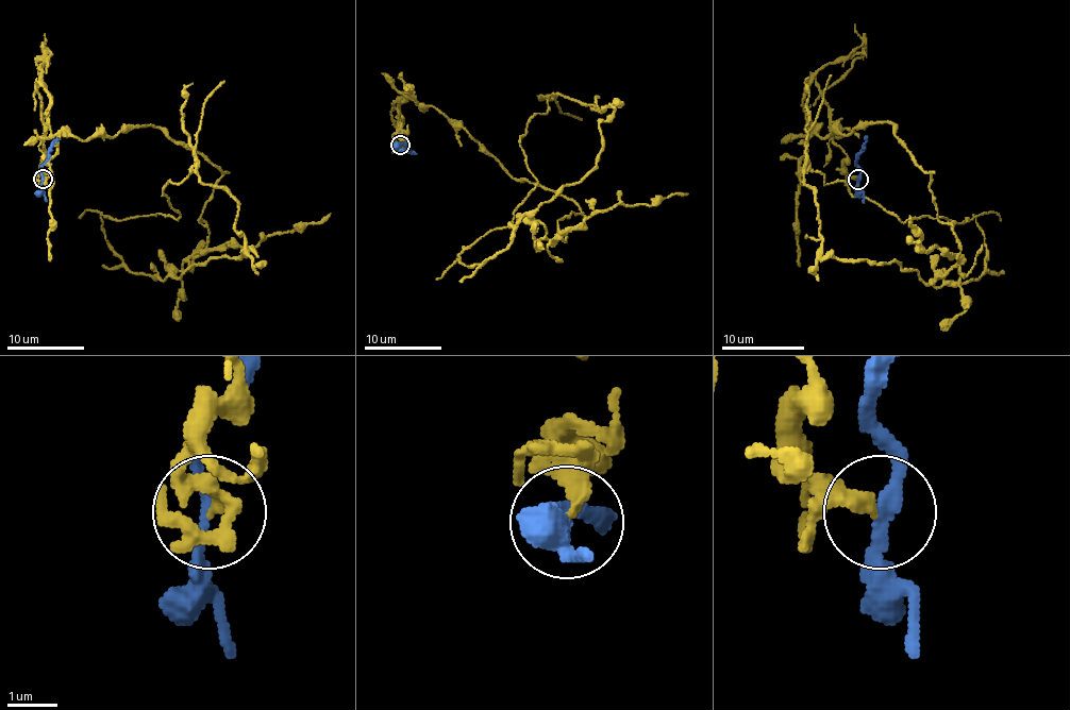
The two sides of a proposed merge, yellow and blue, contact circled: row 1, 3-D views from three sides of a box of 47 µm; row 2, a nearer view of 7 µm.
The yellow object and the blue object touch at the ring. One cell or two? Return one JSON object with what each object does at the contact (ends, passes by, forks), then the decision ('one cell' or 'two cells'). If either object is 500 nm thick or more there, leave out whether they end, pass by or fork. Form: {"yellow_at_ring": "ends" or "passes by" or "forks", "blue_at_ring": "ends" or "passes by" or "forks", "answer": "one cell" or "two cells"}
{"yellow_at_ring": "ends", "blue_at_ring": "passes by", "answer": "two cells"}

